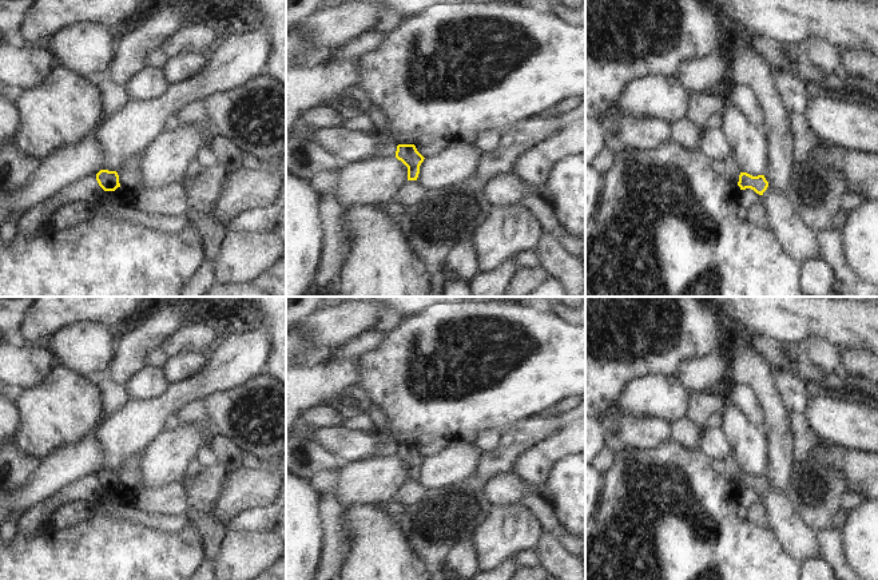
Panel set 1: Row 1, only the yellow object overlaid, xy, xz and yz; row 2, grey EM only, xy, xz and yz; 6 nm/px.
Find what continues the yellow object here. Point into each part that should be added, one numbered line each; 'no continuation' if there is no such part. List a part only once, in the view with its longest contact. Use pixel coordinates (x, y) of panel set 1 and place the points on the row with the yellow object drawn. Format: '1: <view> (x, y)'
no continuation

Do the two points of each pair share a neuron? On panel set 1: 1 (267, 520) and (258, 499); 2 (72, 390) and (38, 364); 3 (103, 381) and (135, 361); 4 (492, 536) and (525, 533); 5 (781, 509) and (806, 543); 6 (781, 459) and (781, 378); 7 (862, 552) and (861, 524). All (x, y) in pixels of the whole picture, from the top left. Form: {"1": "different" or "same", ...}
{"1": "different", "2": "same", "3": "different", "4": "same", "5": "same", "6": "different", "7": "same"}

